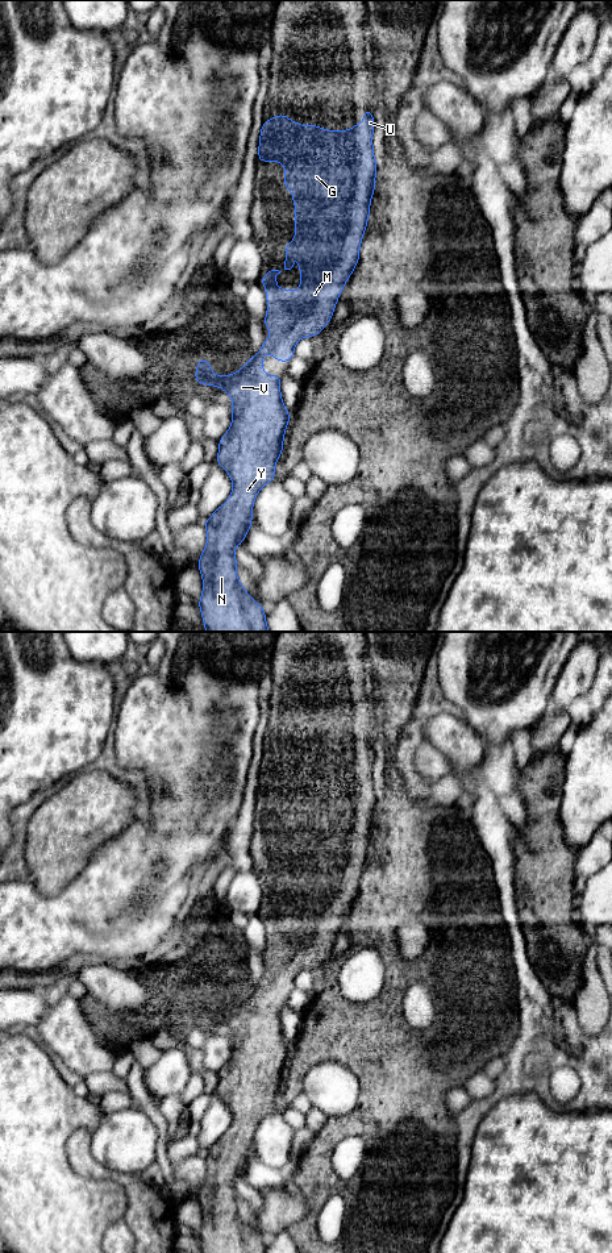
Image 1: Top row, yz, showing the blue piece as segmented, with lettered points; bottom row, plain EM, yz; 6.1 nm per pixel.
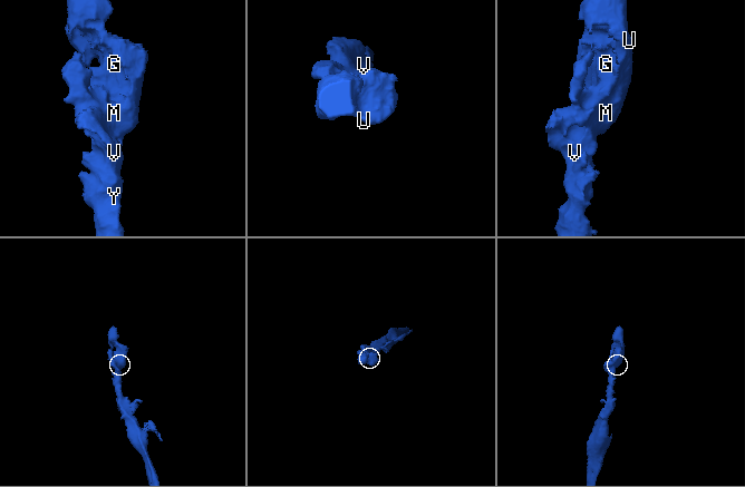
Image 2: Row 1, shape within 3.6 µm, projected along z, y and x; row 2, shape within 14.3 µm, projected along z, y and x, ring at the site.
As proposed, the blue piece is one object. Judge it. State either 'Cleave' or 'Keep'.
Keep

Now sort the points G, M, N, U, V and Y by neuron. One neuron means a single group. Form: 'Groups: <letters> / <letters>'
Groups: G M N U V Y

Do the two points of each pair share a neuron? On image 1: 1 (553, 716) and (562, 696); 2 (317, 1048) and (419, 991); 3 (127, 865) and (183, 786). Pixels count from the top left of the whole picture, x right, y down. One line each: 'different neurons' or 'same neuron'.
1: different neurons
2: different neurons
3: same neuron

